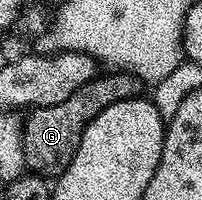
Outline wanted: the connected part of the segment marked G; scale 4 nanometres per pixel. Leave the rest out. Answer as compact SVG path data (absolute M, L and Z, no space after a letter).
M127 73L109 74L109 79L97 77L84 87L78 88L74 94L58 104L49 107L34 106L27 112L20 133L20 144L24 154L24 166L33 175L41 177L59 177L67 169L80 142L80 134L89 121L112 104L122 100L139 98L145 90L144 80L137 75Z

